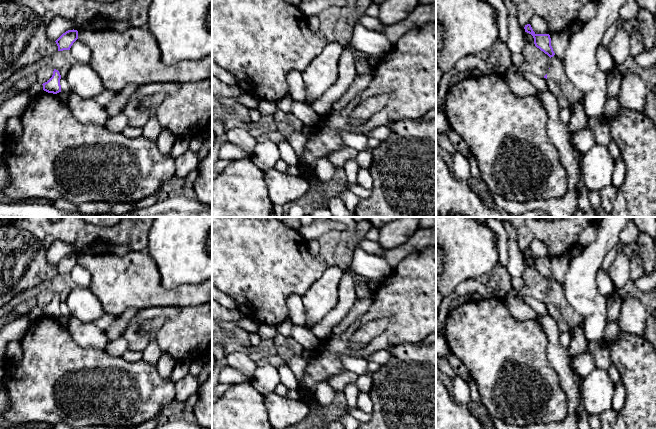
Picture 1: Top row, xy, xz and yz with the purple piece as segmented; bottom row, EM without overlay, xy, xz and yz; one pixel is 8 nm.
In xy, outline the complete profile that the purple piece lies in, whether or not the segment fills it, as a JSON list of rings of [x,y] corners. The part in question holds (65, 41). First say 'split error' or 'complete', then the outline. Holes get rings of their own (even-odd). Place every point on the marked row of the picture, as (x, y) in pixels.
complete; [[[68,30],[63,33],[55,42],[58,46],[58,51],[70,50],[73,43],[78,39],[77,30]]]

